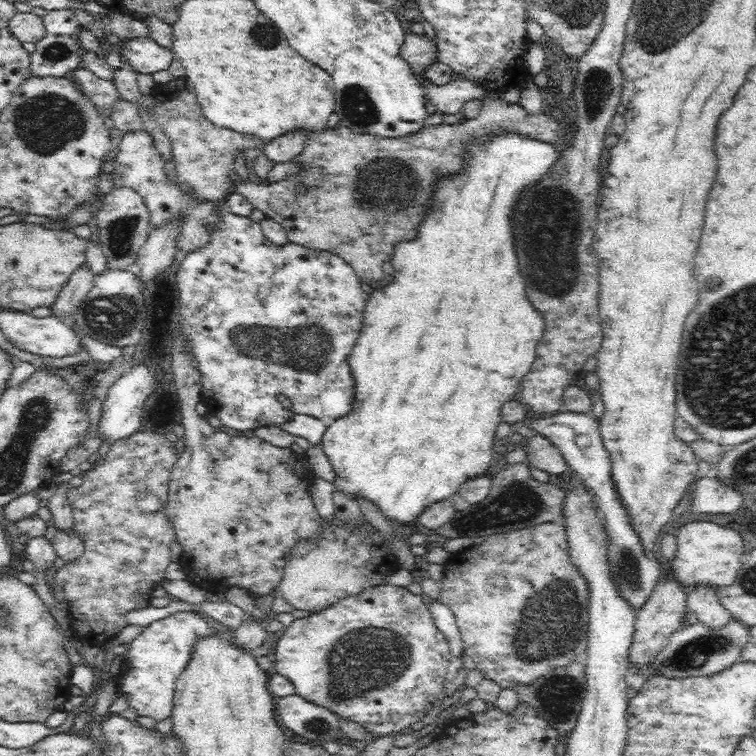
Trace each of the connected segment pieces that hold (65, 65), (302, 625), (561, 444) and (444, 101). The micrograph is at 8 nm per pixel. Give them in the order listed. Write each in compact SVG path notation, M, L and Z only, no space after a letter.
M47 34L36 45L36 51L30 56L30 71L33 77L44 78L54 76L65 77L72 71L82 67L83 48L75 36L54 36Z
M384 584L351 594L308 617L295 619L273 647L271 658L277 673L294 684L294 694L358 722L368 734L380 738L404 732L411 724L420 722L434 706L442 704L444 678L453 657L446 636L434 624L422 598L408 588Z
M568 411L546 418L526 420L525 424L559 448L567 462L568 470L572 472L572 476L575 476L572 478L572 482L581 482L584 488L594 492L595 502L597 502L595 505L604 521L604 529L608 535L606 561L608 561L610 577L620 596L625 598L636 611L640 610L655 592L654 588L660 580L661 566L658 560L645 554L641 539L631 526L629 513L616 493L616 485L612 481L612 459L602 443L598 419L590 417L587 413Z
M455 77L443 85L432 82L427 84L428 99L438 107L438 112L443 115L455 115L461 112L466 102L481 100L487 90L482 85L468 79Z

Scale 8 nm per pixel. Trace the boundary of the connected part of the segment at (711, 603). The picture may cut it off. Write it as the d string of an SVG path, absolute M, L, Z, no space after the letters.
M697 586L686 594L688 611L694 612L700 623L712 629L726 626L733 618L724 606L720 605L718 590L710 586Z

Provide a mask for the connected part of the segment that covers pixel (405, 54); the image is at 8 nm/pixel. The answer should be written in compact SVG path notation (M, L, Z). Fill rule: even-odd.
M408 30L402 44L402 59L410 64L414 75L420 74L434 63L437 58L437 45L432 38L418 36Z

